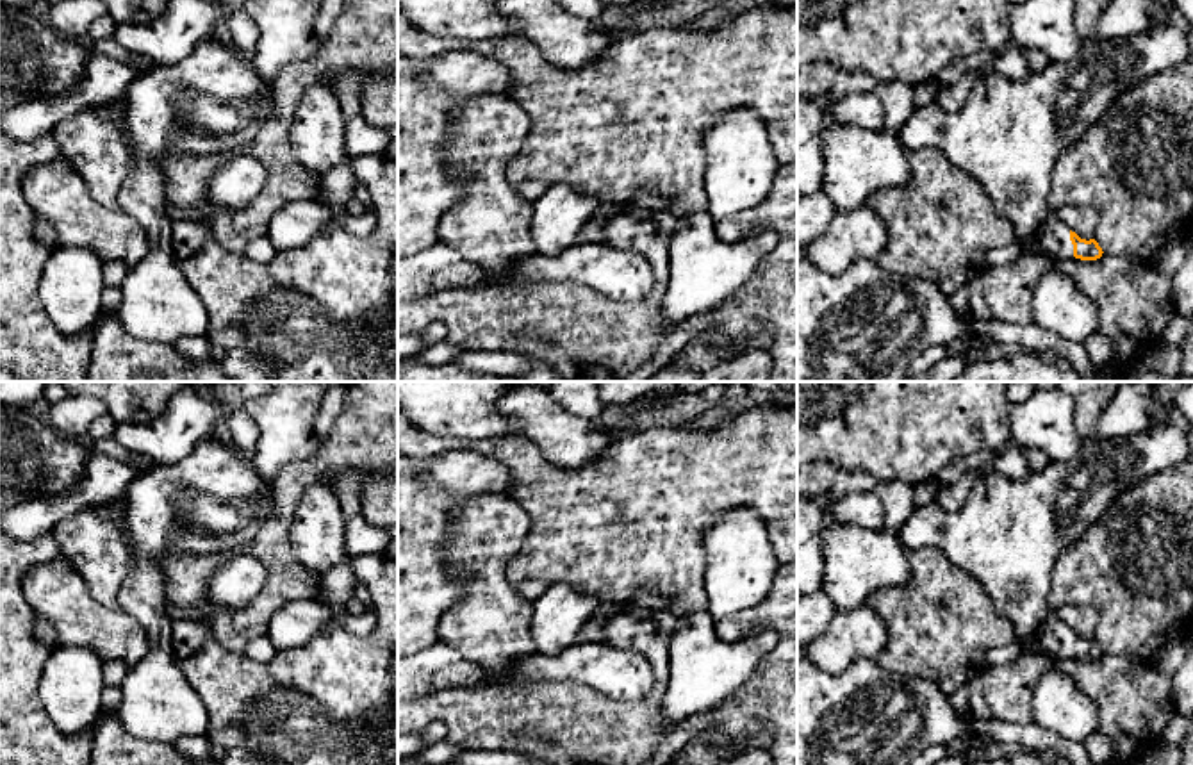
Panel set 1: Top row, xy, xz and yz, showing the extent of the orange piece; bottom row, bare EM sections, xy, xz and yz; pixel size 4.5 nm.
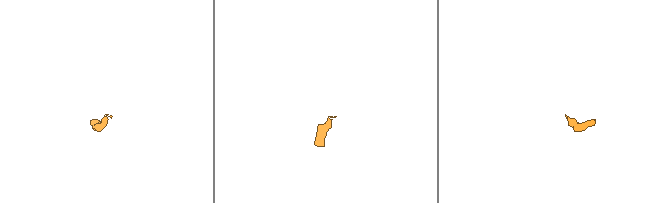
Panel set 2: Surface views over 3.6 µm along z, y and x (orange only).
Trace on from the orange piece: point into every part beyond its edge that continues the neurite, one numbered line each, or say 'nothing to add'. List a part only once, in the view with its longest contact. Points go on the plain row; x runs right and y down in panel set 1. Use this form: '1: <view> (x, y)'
1: yz (1053, 641)

